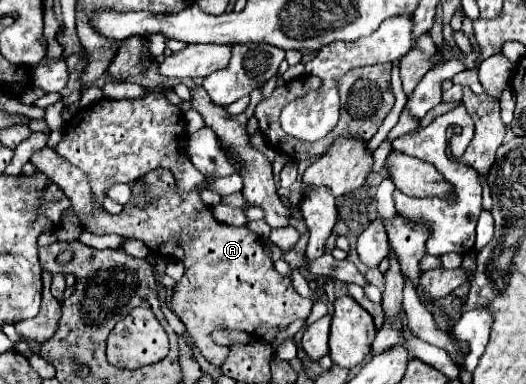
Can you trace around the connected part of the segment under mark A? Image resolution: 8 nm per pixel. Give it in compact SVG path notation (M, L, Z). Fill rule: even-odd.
M49 146L35 152L31 162L37 168L43 168L43 172L47 172L47 176L51 176L51 180L55 180L67 196L71 196L75 210L83 216L83 230L93 234L137 238L149 250L185 264L185 276L177 282L171 310L187 326L201 354L217 368L227 356L227 346L217 346L211 340L213 330L227 326L231 330L243 330L261 340L269 340L285 330L293 320L309 316L313 302L299 296L291 286L291 280L277 274L271 258L259 244L259 236L245 226L237 228L217 222L211 208L201 202L199 192L191 192L191 196L159 196L151 208L143 210L137 210L131 202L127 202L121 214L105 214L99 210L93 212L91 188L79 168L67 164L63 158L57 158Z

